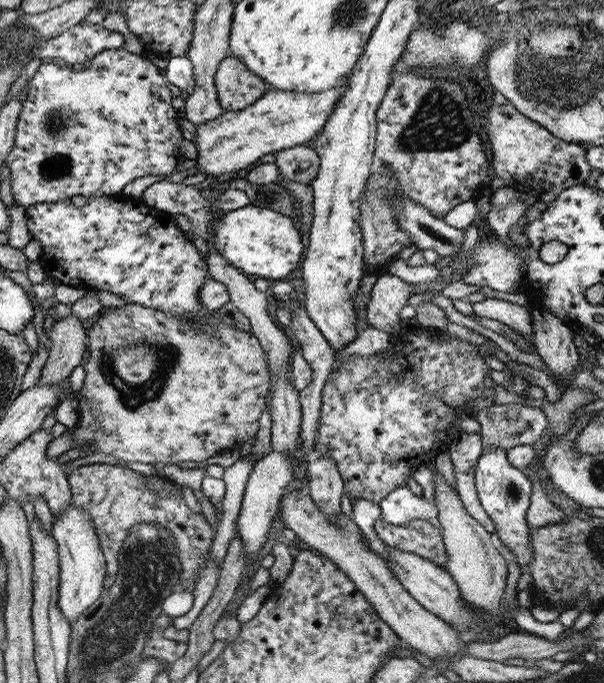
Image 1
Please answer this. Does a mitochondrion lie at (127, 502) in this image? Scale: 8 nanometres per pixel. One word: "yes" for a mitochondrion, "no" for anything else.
yes

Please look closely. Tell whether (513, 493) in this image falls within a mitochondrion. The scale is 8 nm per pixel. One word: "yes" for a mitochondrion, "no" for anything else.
yes

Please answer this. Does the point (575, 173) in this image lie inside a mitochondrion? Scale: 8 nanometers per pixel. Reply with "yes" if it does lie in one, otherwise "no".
no

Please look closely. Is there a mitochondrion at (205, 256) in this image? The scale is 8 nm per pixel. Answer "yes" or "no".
no

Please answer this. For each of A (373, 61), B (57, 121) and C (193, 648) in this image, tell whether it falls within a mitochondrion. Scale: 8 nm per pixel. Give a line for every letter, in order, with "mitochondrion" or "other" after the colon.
A: other
B: mitochondrion
C: other

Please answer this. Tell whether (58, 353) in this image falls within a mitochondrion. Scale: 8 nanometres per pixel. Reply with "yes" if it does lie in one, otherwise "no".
no

